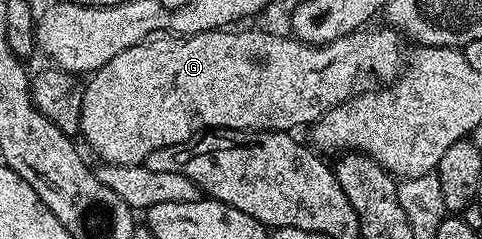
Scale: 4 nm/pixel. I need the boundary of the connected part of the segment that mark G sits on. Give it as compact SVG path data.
M377 25L320 45L300 43L288 34L237 31L241 29L218 29L187 36L149 35L139 41L139 45L123 49L119 57L111 57L107 65L88 76L89 83L87 79L84 84L80 138L85 138L86 145L101 158L102 164L135 165L144 164L155 149L185 143L194 133L206 129L293 133L296 127L308 128L333 107L353 98L358 88L372 88L373 79L378 79L378 84L388 85L402 74L401 32L388 25L373 26Z

